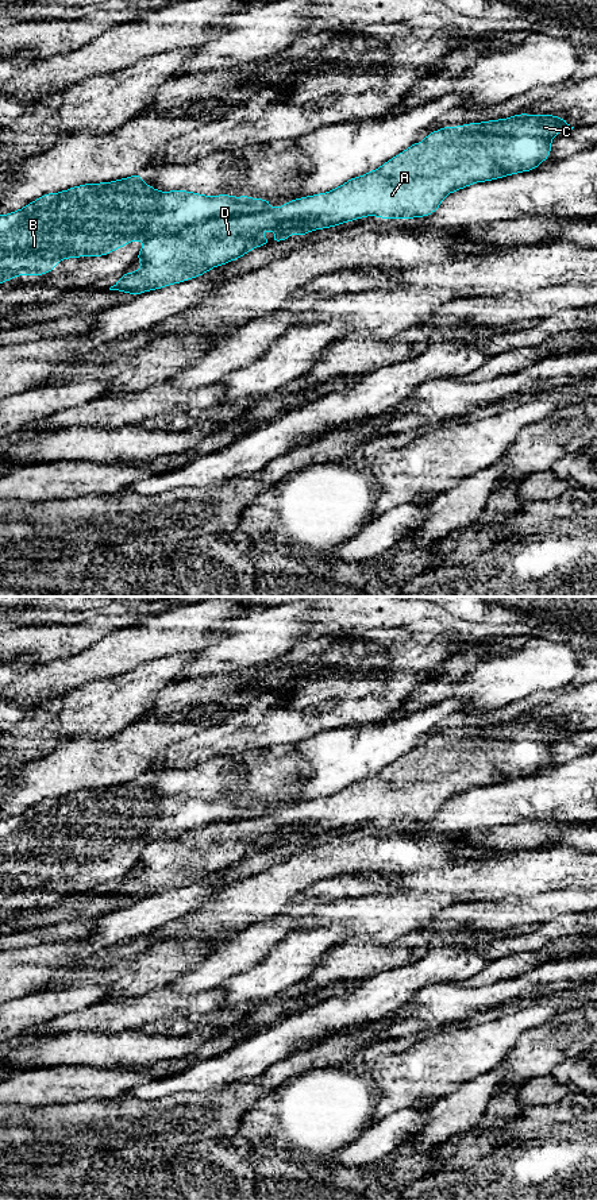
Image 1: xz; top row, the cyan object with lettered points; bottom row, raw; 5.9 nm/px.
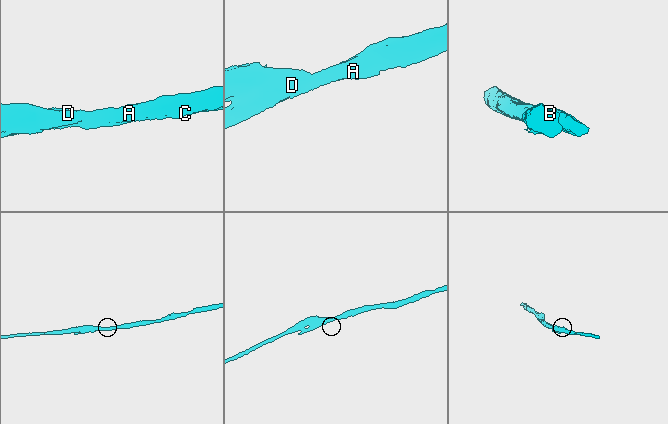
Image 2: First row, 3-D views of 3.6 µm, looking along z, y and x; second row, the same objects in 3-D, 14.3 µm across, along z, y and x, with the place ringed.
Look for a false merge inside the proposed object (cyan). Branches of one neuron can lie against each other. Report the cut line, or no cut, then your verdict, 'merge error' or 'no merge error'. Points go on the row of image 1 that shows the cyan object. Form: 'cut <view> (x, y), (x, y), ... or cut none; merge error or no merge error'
cut xz (270, 209), (211, 217), (173, 234), (154, 235), (145, 242); merge error

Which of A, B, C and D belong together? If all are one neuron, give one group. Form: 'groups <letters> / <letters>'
groups A C D / B

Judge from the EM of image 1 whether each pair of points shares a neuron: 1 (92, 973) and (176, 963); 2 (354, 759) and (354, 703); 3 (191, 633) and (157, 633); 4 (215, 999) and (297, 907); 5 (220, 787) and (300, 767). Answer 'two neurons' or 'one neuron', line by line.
1: one neuron
2: two neurons
3: one neuron
4: two neurons
5: one neuron

